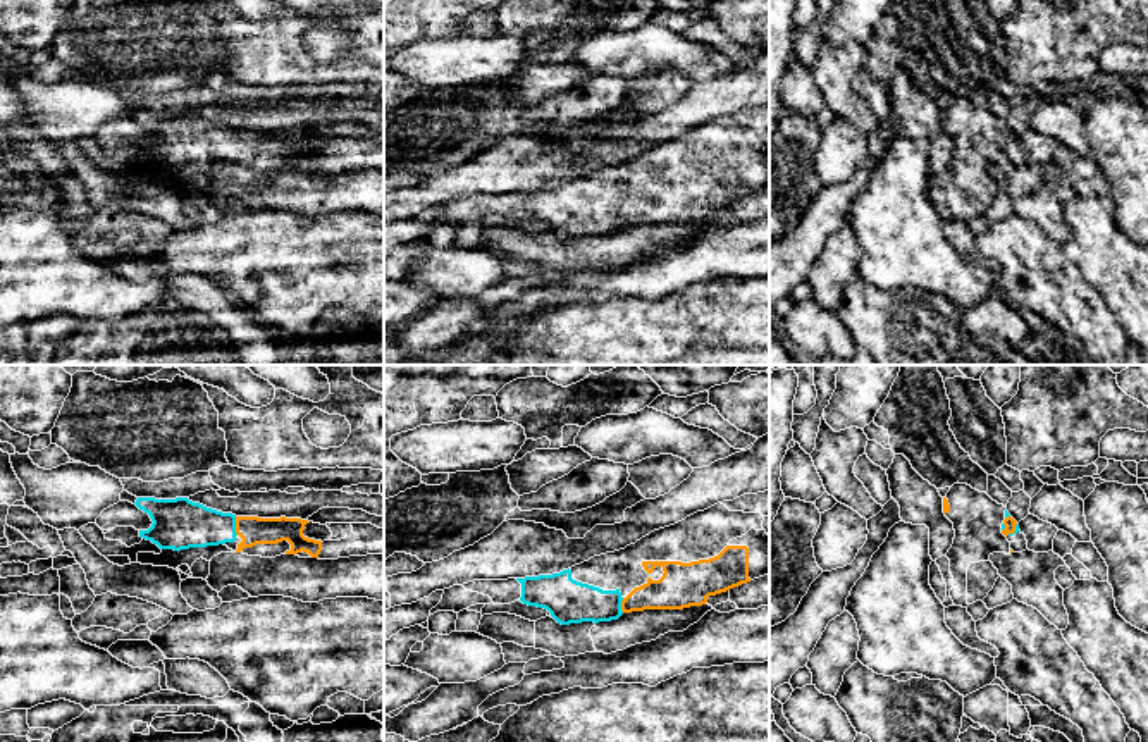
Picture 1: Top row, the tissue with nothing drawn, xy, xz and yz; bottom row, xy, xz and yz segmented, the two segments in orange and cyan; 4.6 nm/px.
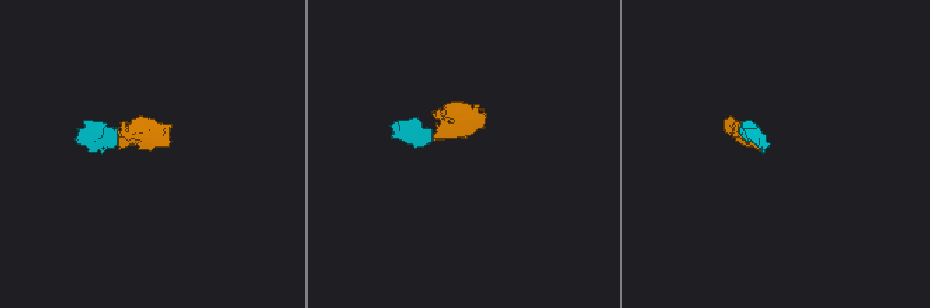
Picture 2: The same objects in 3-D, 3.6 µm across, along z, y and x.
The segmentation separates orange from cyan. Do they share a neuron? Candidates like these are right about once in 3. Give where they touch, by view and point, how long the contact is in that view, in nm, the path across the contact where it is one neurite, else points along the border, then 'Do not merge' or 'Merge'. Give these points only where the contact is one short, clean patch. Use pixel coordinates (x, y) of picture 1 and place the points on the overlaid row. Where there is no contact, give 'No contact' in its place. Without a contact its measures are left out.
Touches orange at xy (236, 525). Shared border 90 nm. Merge

